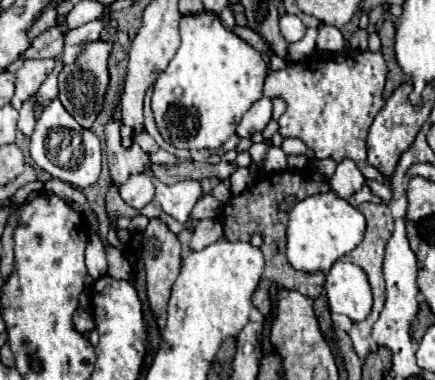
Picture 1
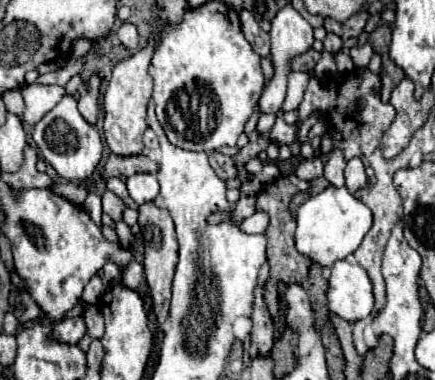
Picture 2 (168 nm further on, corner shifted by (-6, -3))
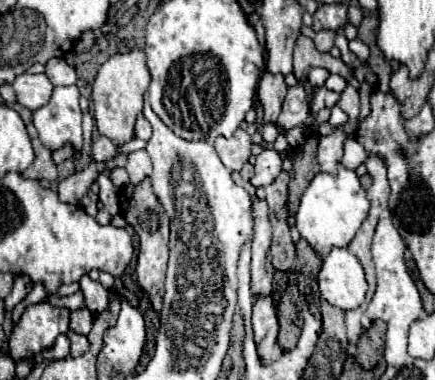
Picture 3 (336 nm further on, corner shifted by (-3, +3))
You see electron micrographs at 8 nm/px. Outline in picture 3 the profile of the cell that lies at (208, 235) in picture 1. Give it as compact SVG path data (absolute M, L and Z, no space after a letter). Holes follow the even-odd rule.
M263 149L255 163L255 175L249 181L255 187L271 184L282 171L283 160L274 149Z

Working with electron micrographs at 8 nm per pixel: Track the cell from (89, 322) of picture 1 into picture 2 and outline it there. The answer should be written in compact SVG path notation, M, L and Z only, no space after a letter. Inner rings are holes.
M64 317L52 329L52 339L60 343L76 345L86 333L86 323L82 317Z

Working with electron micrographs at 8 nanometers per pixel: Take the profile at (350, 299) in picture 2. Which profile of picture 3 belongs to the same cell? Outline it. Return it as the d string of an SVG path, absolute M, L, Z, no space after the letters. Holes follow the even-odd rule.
M333 249L325 259L319 271L319 289L321 299L327 303L349 311L357 309L365 301L367 281L359 259L349 253L349 249Z

